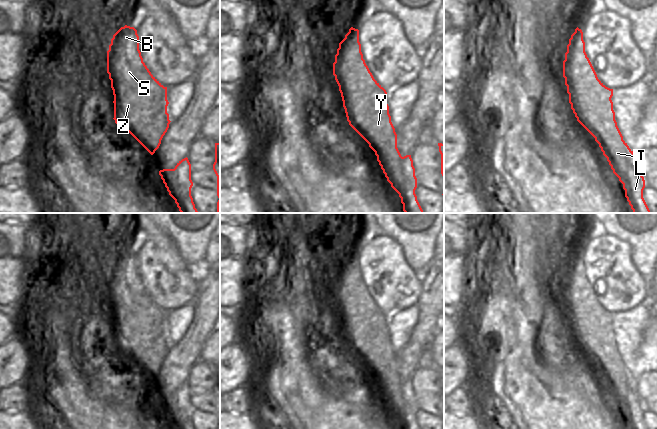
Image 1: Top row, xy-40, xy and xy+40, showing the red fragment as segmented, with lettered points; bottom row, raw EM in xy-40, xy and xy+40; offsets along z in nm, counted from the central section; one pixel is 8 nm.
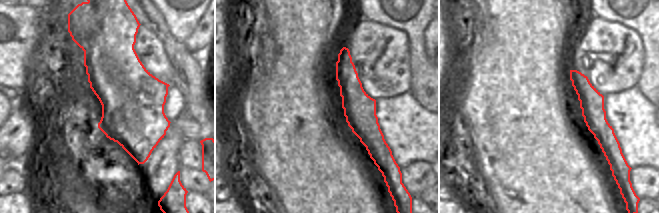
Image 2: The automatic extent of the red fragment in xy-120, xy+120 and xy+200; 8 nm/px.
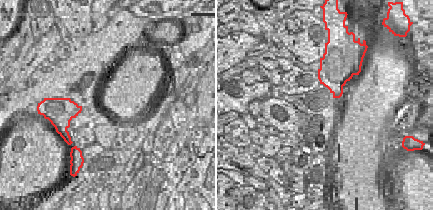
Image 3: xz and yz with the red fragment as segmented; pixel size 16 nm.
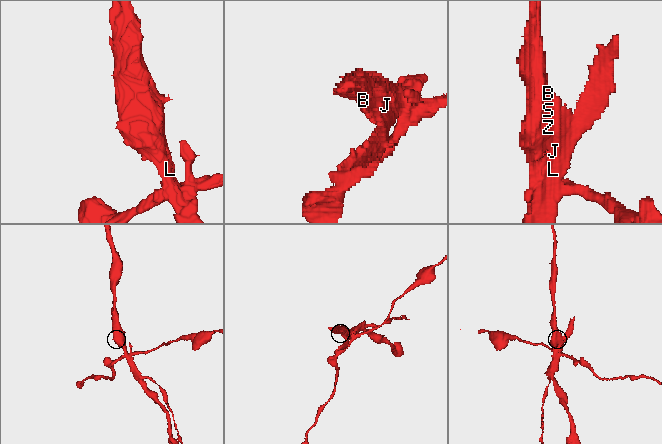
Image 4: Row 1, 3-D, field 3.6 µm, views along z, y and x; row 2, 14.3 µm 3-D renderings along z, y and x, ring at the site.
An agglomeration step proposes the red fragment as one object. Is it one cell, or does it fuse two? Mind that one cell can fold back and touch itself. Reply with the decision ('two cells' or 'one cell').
two cells

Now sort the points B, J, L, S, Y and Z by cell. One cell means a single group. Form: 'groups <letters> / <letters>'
groups B S Z / J L Y

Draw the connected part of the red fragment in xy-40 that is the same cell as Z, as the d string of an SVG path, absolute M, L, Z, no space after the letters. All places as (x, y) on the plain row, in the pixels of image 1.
M121 251L107 275L107 297L114 319L115 347L134 362L147 348L147 342L167 337L167 311L149 295L139 274L134 251Z

